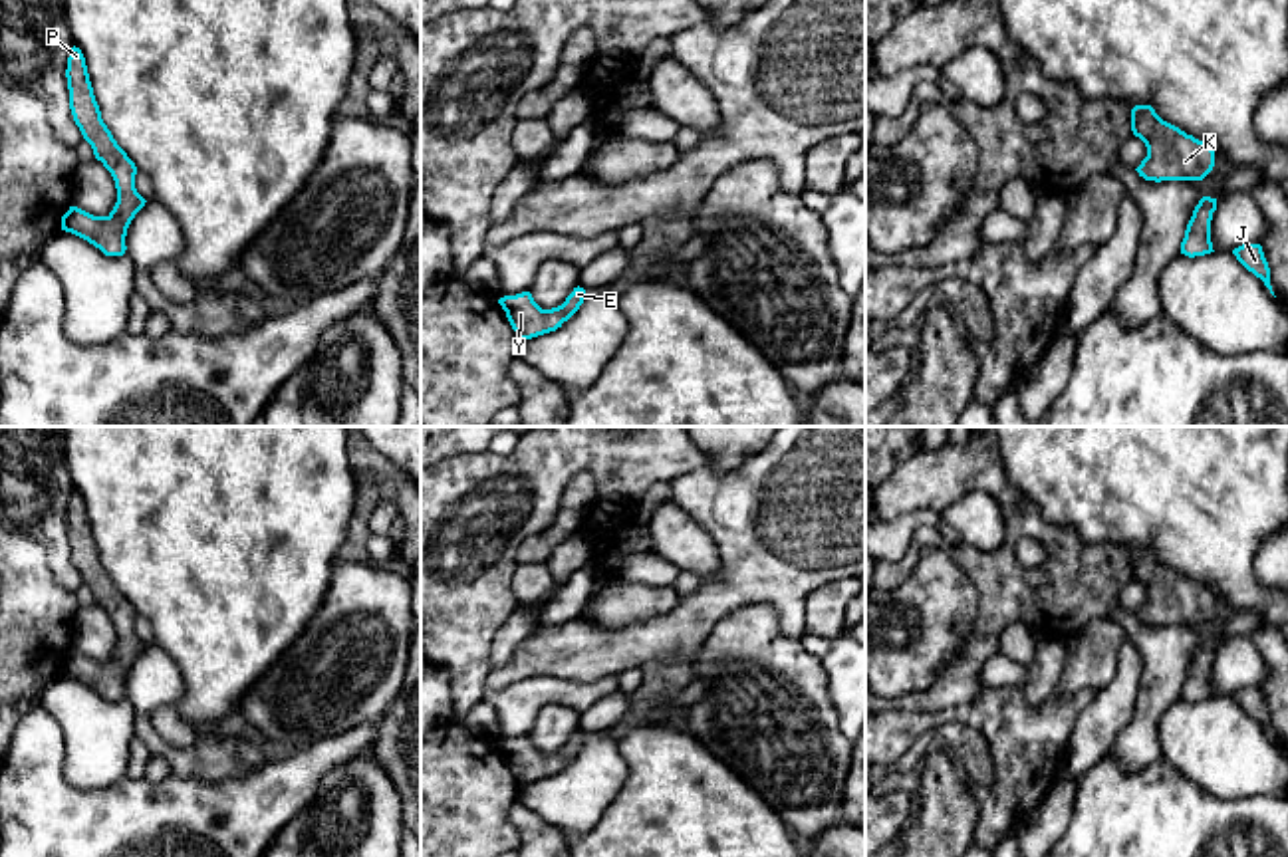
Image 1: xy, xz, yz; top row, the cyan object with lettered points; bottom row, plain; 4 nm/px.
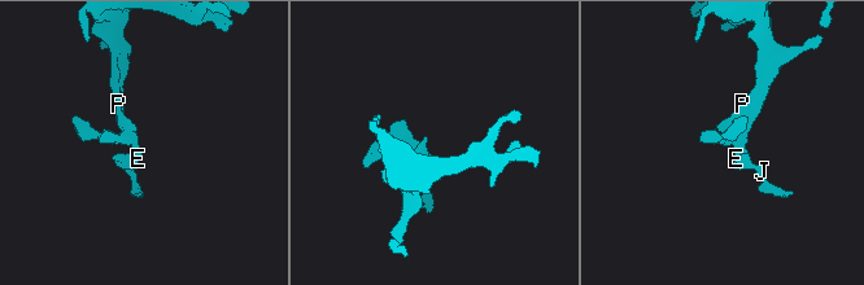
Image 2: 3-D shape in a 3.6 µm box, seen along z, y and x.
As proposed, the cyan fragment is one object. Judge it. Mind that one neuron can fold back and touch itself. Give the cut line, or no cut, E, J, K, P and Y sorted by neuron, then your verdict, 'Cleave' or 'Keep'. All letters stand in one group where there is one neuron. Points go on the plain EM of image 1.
No split. Groups: E J K P Y. Keep

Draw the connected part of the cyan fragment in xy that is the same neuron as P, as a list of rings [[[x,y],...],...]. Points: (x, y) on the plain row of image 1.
[[[75,490],[67,502],[65,522],[73,565],[83,583],[91,589],[95,603],[111,617],[117,633],[117,647],[107,661],[93,661],[77,651],[69,651],[62,661],[62,674],[87,684],[105,700],[123,700],[127,694],[127,673],[147,647],[135,633],[137,611],[103,567],[85,502]]]

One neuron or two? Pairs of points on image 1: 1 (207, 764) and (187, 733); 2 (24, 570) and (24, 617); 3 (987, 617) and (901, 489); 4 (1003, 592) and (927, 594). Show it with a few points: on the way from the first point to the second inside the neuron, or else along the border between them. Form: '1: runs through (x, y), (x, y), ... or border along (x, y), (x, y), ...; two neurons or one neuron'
1: border along (151, 721), (173, 744), (193, 744), (203, 736); two neurons
2: runs through (24, 582), (24, 606); one neuron
3: runs through (1003, 562), (1013, 504), (987, 479), (957, 479); one neuron
4: border along (973, 586), (977, 615), (965, 637); two neurons

